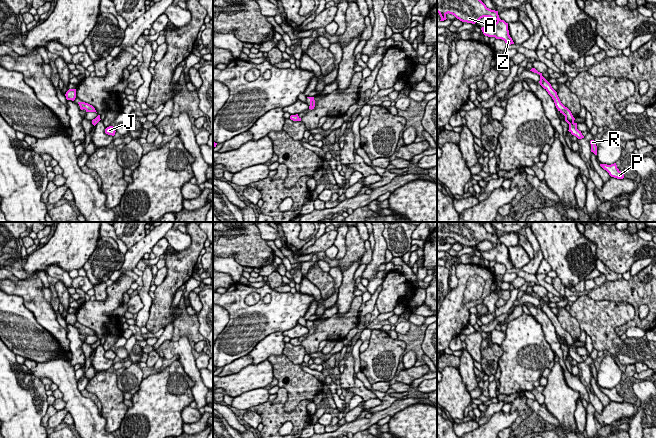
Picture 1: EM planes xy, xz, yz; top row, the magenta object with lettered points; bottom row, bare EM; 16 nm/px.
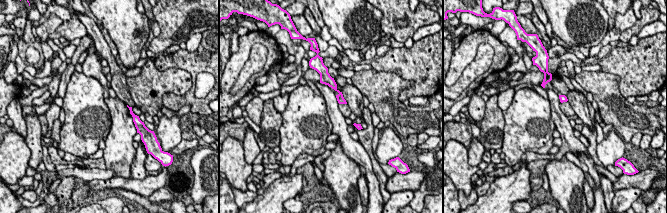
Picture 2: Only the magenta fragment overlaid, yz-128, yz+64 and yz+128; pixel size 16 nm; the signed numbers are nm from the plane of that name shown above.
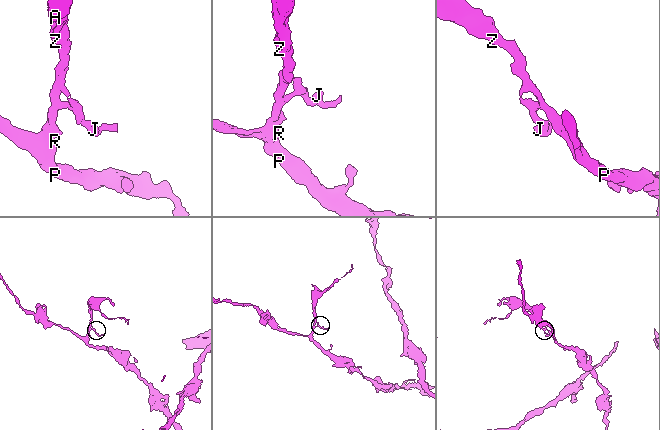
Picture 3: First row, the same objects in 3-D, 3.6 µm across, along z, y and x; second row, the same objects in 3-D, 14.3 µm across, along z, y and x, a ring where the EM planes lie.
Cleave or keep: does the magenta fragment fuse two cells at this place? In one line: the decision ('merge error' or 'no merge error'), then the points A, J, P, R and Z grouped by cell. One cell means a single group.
no merge error; groups A J P R Z

